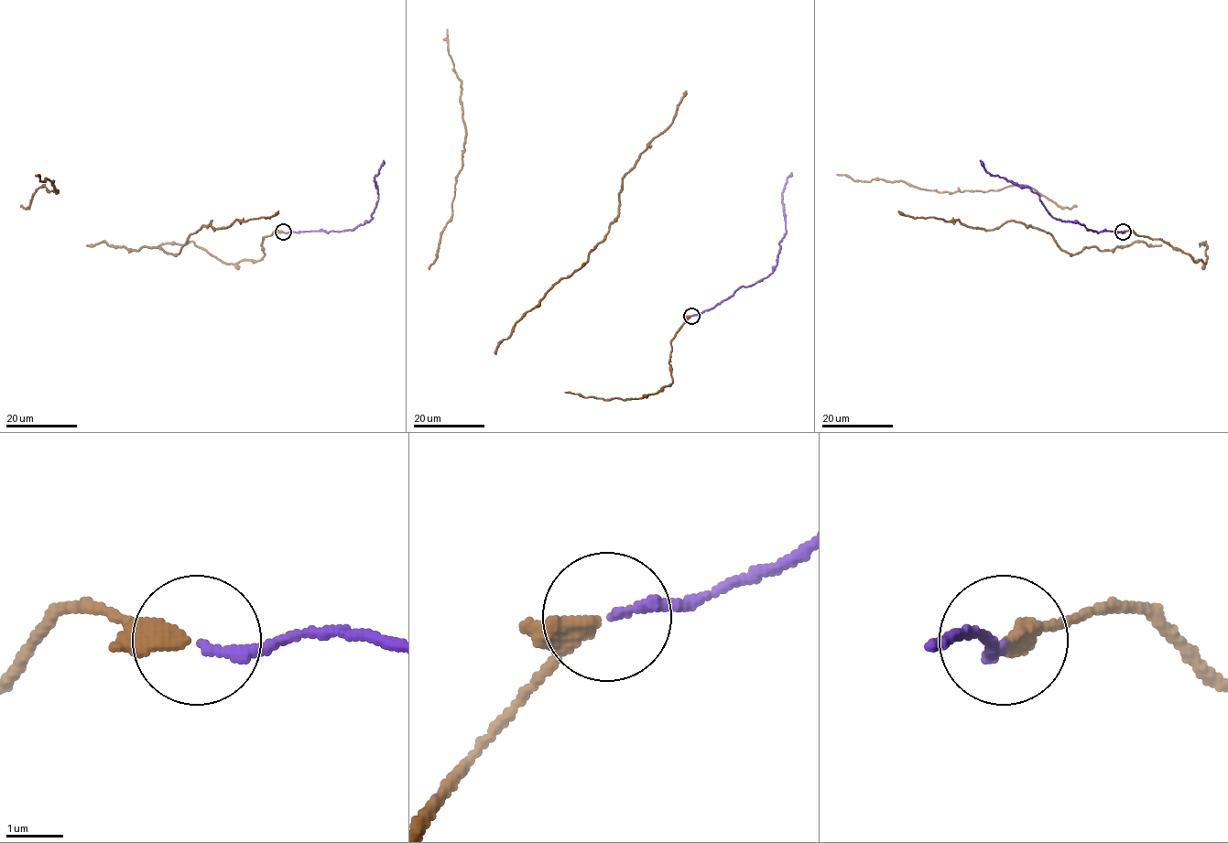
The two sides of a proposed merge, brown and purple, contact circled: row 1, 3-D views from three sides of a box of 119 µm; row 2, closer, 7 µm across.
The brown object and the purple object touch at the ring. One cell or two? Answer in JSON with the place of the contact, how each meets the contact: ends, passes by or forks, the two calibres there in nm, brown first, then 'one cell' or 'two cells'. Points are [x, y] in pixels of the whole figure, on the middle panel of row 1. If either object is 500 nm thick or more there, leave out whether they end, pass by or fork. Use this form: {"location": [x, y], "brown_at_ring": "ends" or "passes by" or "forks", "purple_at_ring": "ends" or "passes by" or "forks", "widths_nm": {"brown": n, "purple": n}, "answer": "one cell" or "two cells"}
{"location": [691, 316], "brown_at_ring": "passes by", "purple_at_ring": "ends", "widths_nm": {"brown": 280, "purple": 170}, "answer": "one cell"}

